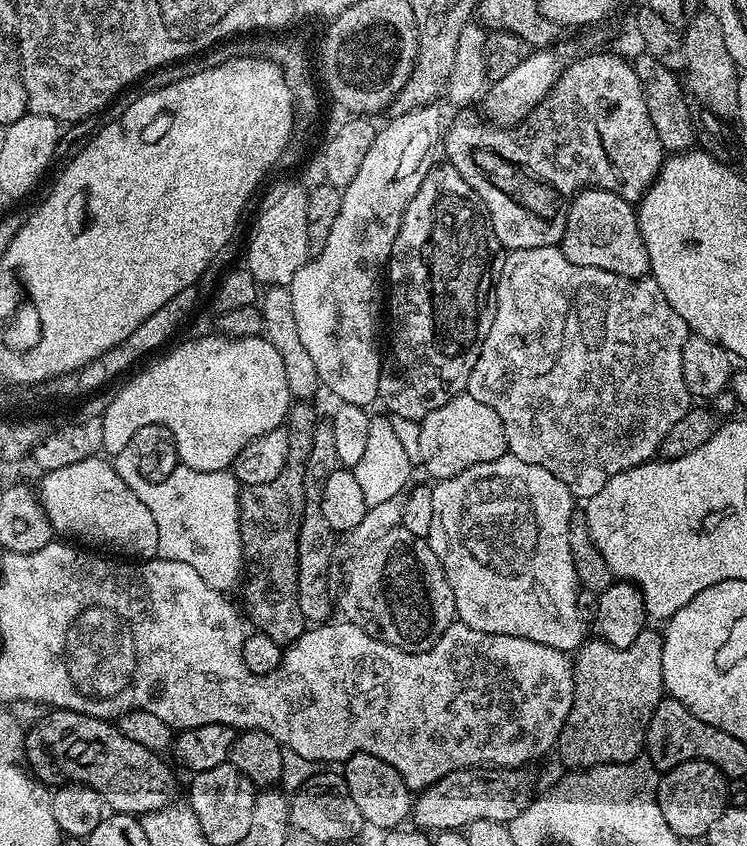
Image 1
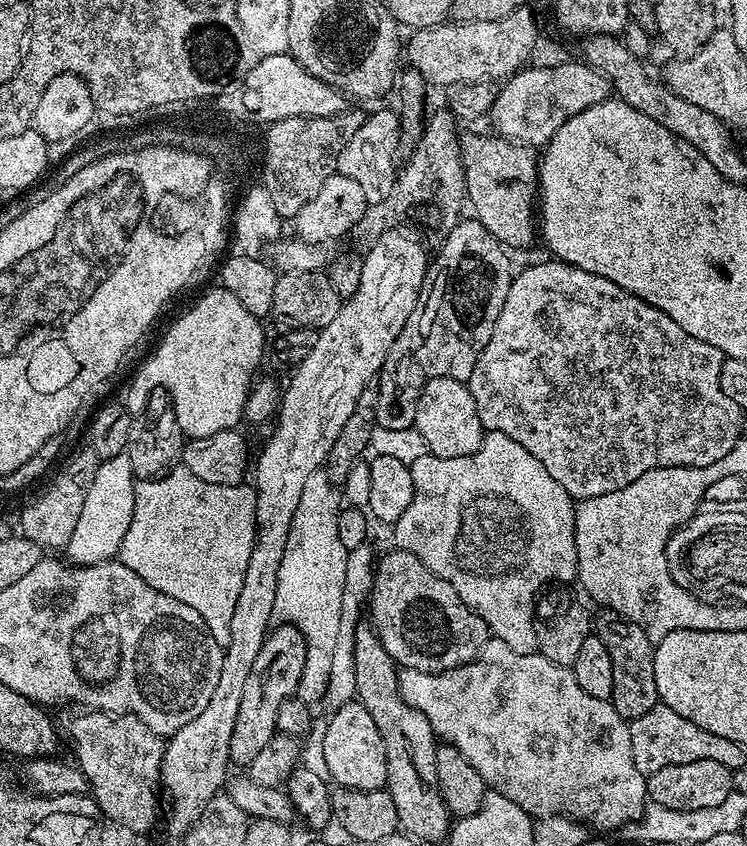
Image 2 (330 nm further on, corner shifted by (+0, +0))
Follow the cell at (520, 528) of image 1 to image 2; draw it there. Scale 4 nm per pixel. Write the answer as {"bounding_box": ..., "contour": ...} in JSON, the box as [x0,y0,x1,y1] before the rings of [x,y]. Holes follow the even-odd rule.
{"bounding_box":[394,431,578,654],"contour":[[[485,431],[484,441],[478,446],[478,450],[474,450],[474,454],[469,456],[438,458],[431,454],[425,454],[422,458],[414,461],[410,467],[414,478],[414,498],[410,498],[410,506],[406,506],[406,514],[402,514],[402,518],[398,518],[398,522],[394,526],[395,547],[414,554],[414,558],[418,558],[430,571],[438,574],[438,578],[450,582],[450,586],[454,586],[454,590],[458,590],[458,598],[462,598],[462,602],[466,602],[468,608],[473,608],[486,622],[489,633],[495,639],[506,642],[506,646],[510,646],[510,650],[514,650],[518,654],[530,654],[537,651],[538,620],[532,617],[532,611],[536,608],[536,595],[539,594],[540,587],[550,583],[551,580],[570,580],[570,582],[576,580],[576,563],[578,562],[576,543],[574,542],[576,504],[572,496],[558,482],[554,482],[554,478],[550,478],[550,470],[546,470],[546,466],[542,466],[542,462],[538,462],[538,458],[534,458],[534,454],[530,454],[530,450],[526,450],[526,446],[518,446],[518,442],[514,442],[514,438],[501,432]]]}

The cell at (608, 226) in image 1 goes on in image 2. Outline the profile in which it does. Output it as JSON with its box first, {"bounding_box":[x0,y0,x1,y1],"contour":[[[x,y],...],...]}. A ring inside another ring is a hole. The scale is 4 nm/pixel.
{"bounding_box":[460,132,540,249],"contour":[[[480,132],[463,133],[460,136],[460,158],[464,162],[464,190],[471,215],[494,234],[498,243],[505,249],[528,248],[538,240],[538,181],[540,166],[538,152],[531,144],[517,144],[505,140],[499,134],[483,136]]]}

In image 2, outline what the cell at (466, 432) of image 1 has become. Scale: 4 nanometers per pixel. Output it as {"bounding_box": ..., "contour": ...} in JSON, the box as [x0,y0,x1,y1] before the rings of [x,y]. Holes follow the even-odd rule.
{"bounding_box":[416,378,484,458],"contour":[[[434,378],[426,382],[416,403],[418,434],[426,442],[428,452],[438,458],[462,458],[474,454],[484,441],[484,423],[478,418],[478,406],[470,394],[467,383],[454,378]]]}

